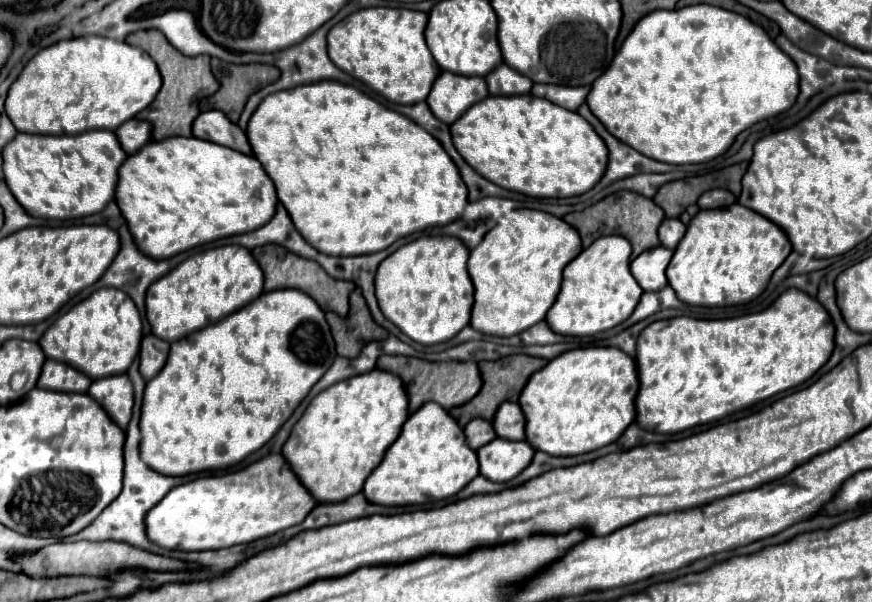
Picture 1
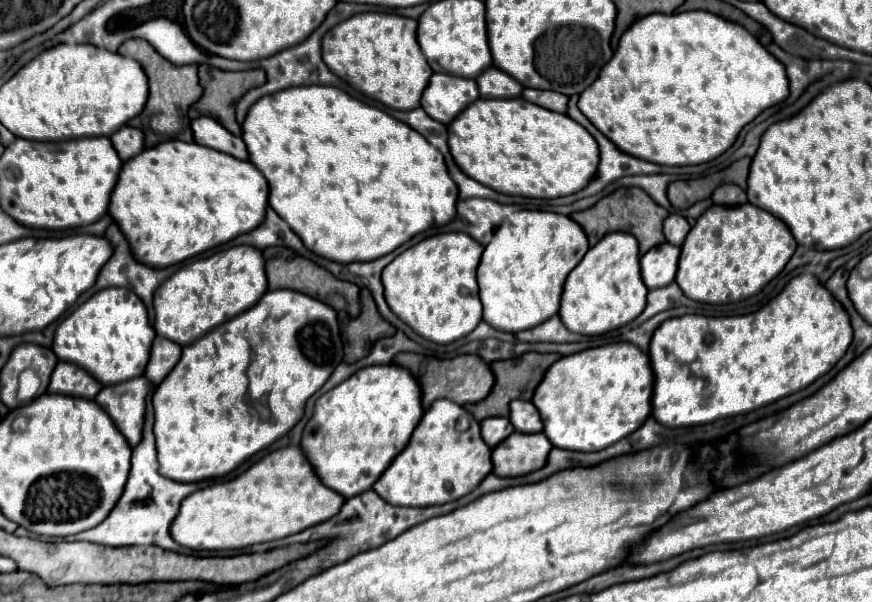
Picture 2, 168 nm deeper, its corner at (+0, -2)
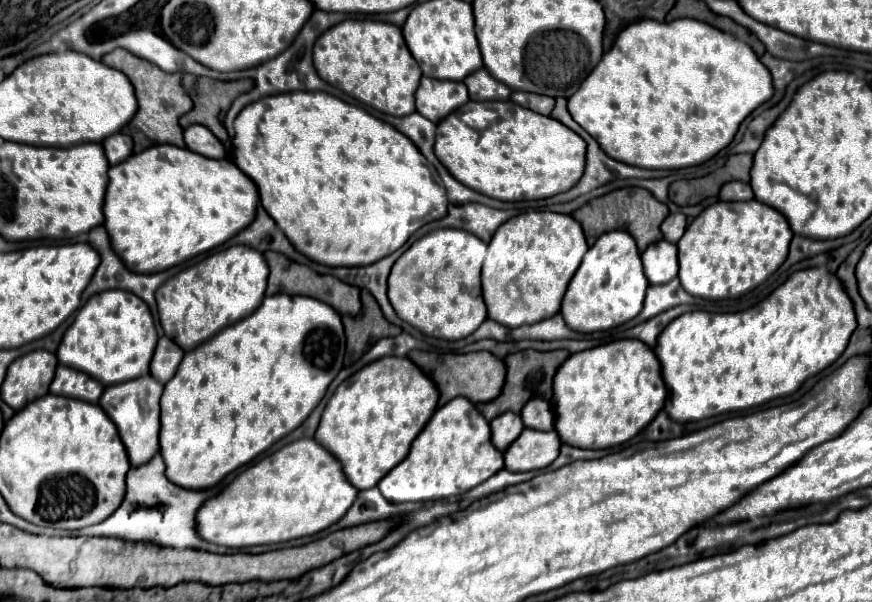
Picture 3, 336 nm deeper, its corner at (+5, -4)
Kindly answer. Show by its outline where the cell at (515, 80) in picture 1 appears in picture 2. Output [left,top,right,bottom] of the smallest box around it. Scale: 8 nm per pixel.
[477,67,523,97]

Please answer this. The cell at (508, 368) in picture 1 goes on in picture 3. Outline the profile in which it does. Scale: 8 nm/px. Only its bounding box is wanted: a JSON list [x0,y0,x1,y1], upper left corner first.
[476,349,570,421]

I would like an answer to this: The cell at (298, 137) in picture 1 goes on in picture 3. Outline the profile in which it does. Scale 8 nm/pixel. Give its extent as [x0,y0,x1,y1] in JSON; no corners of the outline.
[232,91,448,267]

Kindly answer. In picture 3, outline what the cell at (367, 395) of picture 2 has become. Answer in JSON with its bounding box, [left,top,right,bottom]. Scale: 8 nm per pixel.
[316,357,440,489]

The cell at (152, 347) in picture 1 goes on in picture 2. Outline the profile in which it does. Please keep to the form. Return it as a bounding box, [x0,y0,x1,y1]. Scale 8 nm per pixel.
[145,337,181,385]

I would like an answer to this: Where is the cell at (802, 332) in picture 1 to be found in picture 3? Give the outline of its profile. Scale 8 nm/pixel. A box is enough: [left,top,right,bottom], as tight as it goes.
[656,267,856,423]

